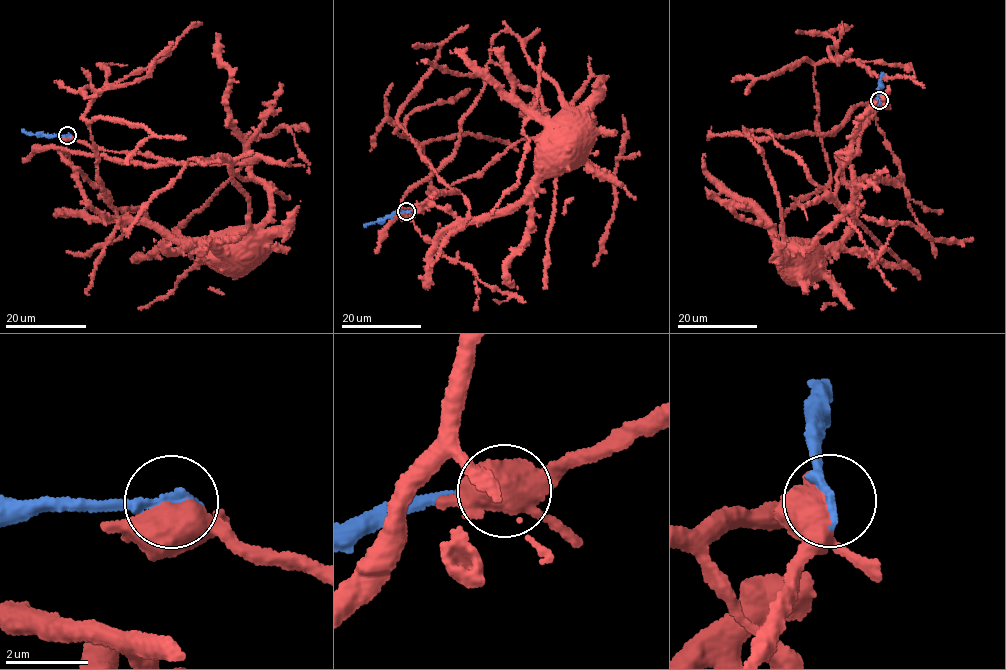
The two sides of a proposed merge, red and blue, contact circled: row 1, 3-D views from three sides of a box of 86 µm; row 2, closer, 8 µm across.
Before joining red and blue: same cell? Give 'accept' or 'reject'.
accept

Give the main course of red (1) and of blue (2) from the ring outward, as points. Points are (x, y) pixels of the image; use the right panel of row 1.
1: (879, 101), (859, 150), (836, 178), (838, 204), (766, 131), (745, 132), (773, 184), (781, 245), (796, 252)
2: (879, 101), (877, 91), (882, 72)

